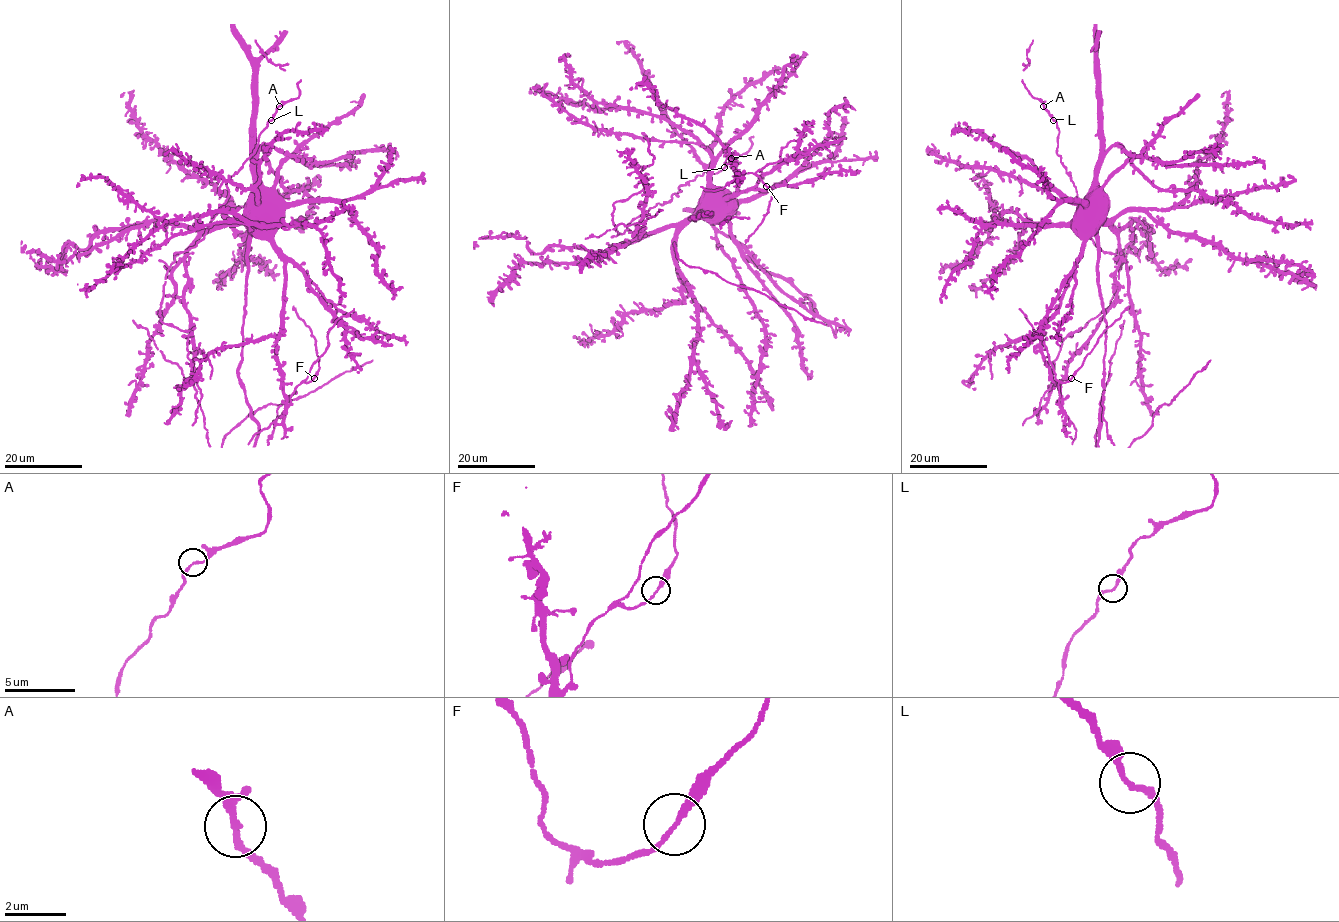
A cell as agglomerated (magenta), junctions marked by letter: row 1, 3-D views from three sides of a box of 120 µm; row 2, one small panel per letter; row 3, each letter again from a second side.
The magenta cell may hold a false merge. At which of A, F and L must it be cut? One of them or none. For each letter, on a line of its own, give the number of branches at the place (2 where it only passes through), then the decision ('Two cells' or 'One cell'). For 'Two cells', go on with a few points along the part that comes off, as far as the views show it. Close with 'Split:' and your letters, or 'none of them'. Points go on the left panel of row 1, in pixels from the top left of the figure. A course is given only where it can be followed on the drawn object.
A: Branches: 2. One cell
F: Branches: 2. One cell
L: Branches: 2. One cell
Split: none of them

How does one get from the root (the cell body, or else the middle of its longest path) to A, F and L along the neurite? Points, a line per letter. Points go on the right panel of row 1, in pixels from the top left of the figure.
A: (1083, 219), (1117, 236), (1116, 300), (1055, 384), (1062, 341), (1110, 304), (1119, 265), (1089, 235), (1043, 106)
F: (1083, 219), (1083, 254), (1059, 310), (1041, 333), (1043, 360), (1058, 387), (1060, 404), (1059, 383), (1071, 378)
L: (1083, 219), (1117, 236), (1116, 300), (1055, 384), (1062, 341), (1110, 304), (1119, 265), (1089, 235), (1053, 119)

